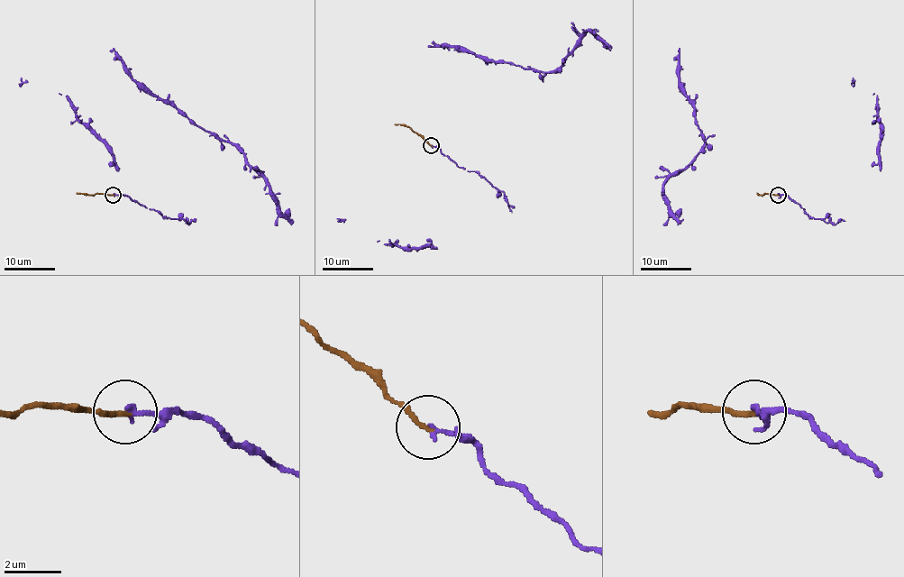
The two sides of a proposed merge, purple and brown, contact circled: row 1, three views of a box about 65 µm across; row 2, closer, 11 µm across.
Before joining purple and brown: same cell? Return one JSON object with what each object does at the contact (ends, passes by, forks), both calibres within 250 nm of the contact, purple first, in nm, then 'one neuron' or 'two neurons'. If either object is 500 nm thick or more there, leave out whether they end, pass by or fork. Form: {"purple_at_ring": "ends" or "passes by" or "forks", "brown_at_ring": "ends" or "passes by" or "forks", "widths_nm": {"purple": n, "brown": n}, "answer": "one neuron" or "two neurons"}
{"purple_at_ring": "ends", "brown_at_ring": "ends", "widths_nm": {"purple": 150, "brown": 170}, "answer": "one neuron"}

